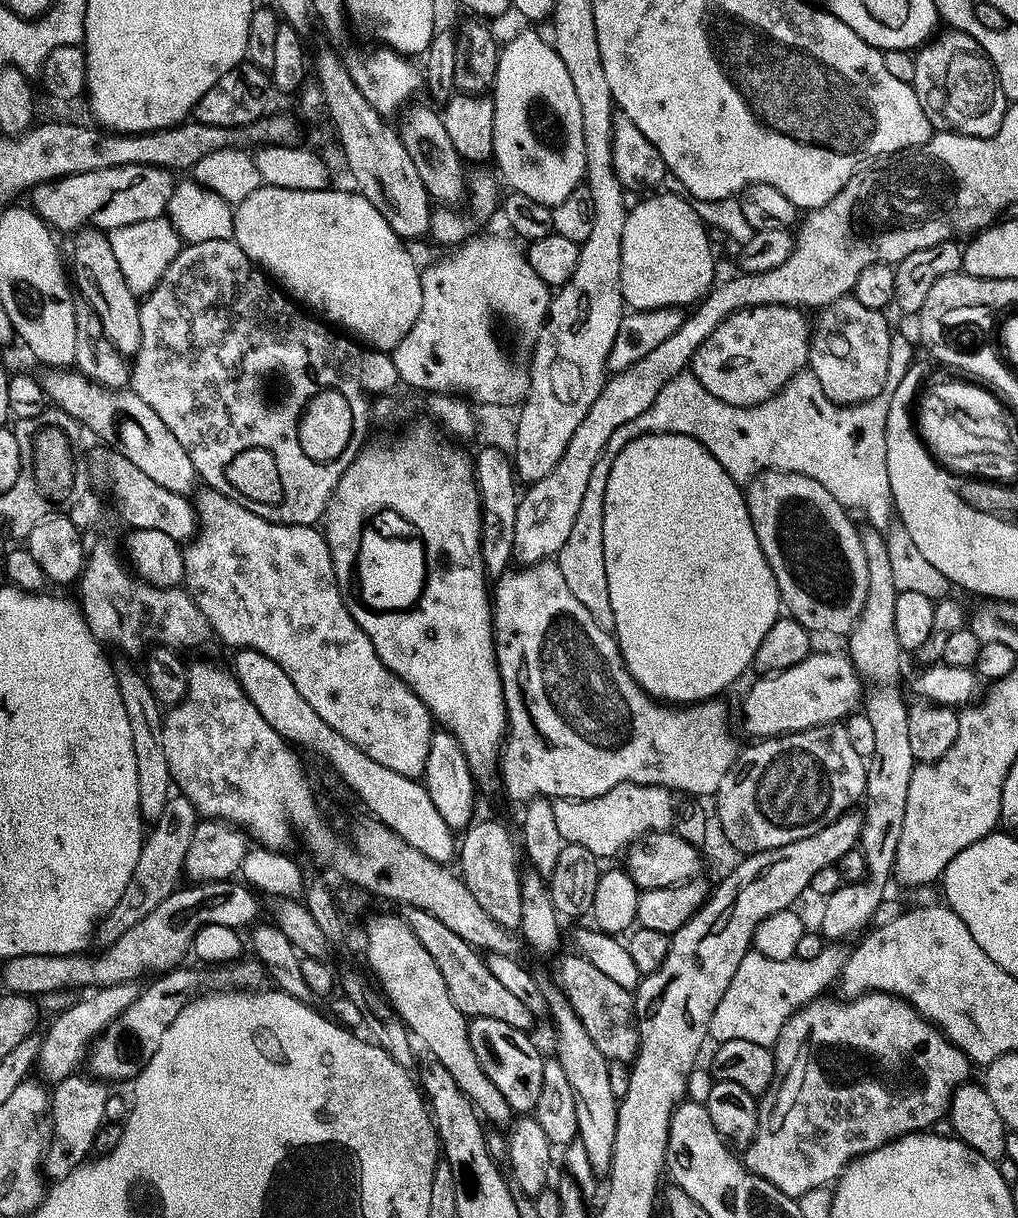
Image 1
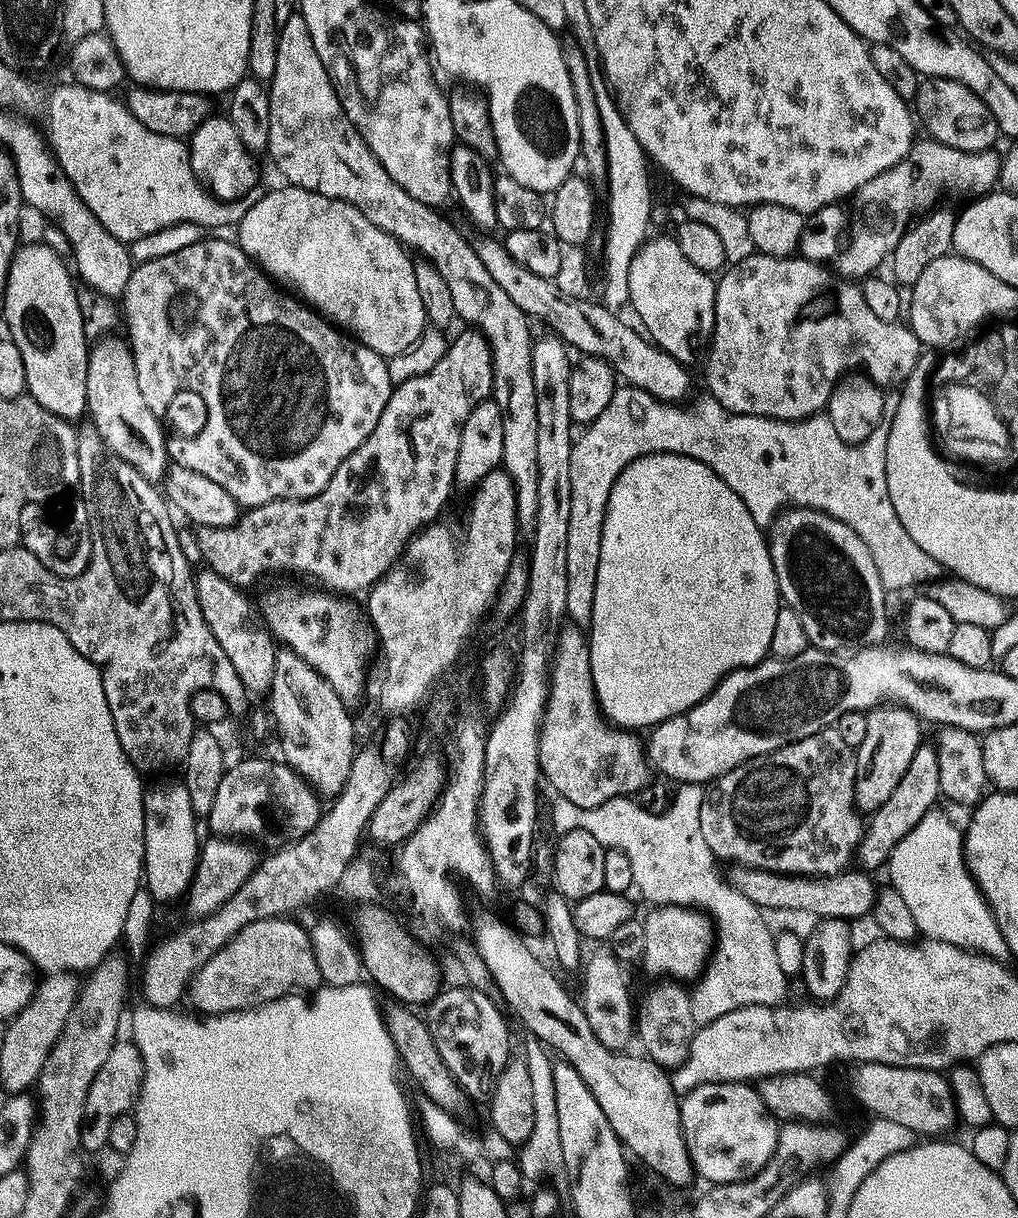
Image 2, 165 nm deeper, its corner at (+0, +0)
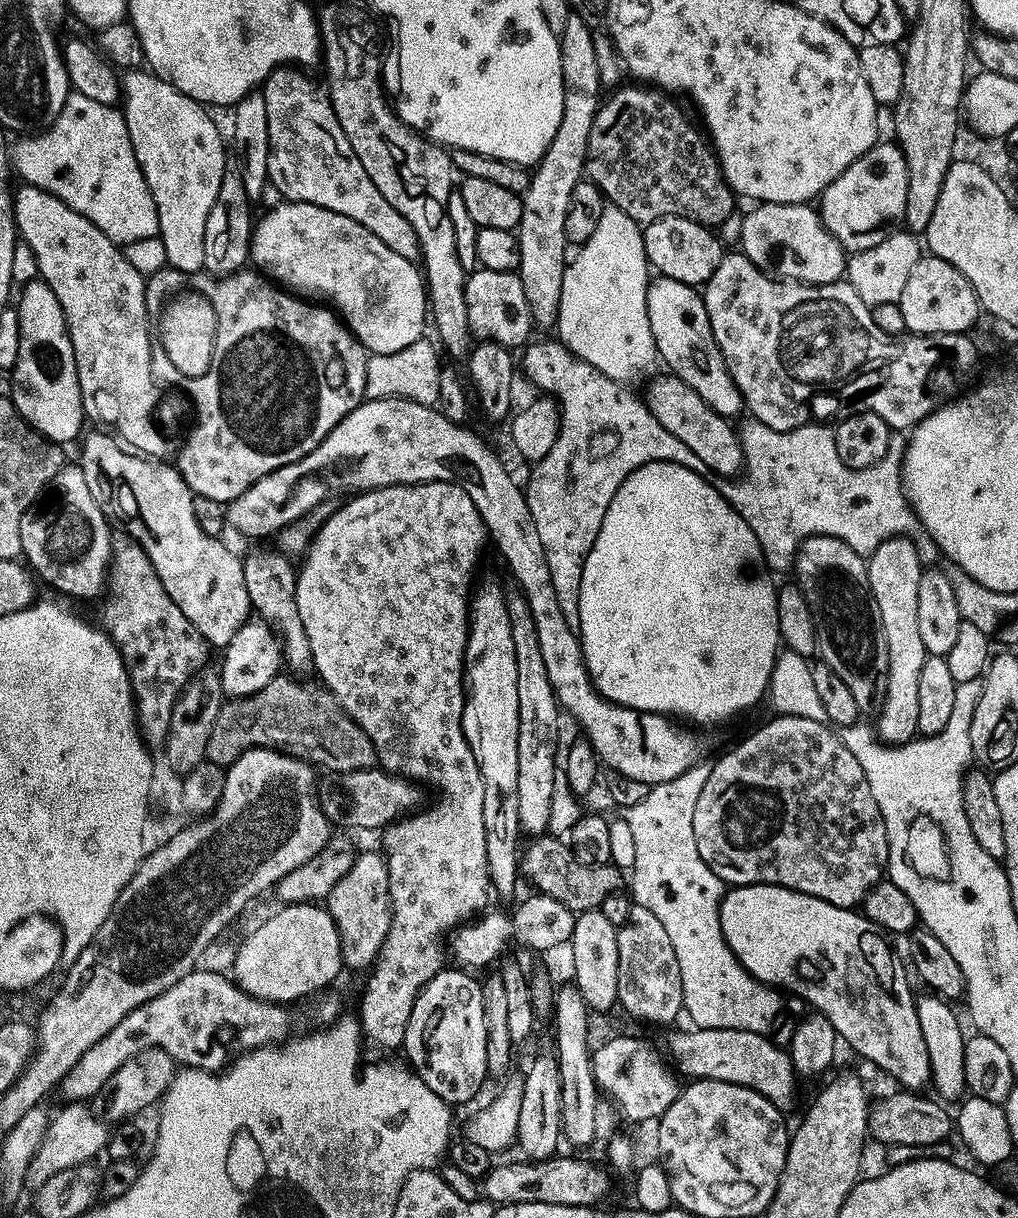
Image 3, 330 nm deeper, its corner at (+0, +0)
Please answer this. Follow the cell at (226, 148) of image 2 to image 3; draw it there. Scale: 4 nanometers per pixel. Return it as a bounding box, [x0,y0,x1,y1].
[122,70,230,272]

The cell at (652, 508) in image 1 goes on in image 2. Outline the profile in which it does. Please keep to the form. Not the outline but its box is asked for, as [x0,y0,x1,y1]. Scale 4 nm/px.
[590,454,782,730]

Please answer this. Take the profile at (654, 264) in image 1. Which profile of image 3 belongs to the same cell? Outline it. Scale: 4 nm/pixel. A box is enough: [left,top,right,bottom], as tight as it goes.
[648,275,745,418]

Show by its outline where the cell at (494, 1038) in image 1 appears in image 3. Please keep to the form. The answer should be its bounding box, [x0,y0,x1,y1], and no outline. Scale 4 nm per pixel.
[404,968,490,1106]

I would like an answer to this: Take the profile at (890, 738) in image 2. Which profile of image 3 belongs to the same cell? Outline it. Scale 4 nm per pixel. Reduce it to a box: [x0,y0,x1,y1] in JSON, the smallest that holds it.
[868,538,929,746]

